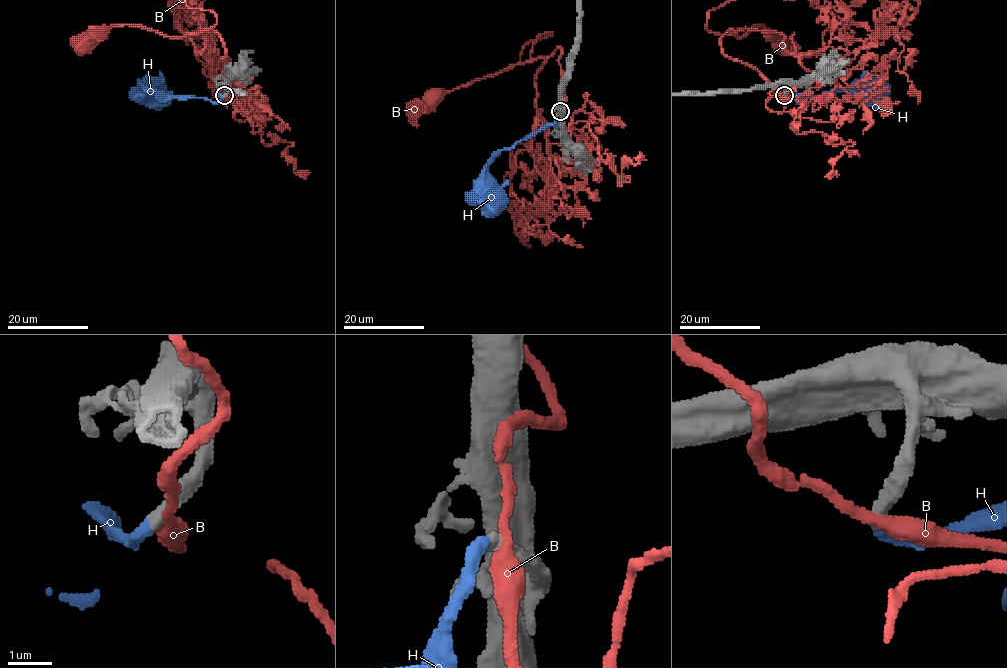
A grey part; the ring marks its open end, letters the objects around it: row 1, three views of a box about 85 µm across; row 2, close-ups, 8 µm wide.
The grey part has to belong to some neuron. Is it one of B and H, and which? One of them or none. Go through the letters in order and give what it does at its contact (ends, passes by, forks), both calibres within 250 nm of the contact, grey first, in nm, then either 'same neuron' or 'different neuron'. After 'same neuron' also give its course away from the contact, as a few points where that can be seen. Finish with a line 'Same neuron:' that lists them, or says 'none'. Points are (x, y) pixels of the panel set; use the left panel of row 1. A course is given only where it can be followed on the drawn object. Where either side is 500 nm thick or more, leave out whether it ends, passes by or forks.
B: it passes by | 360/360 nm | different neuron
H: it ends | 320/320 nm | same neuron | via (224, 96), (220, 95), (218, 102), (212, 102), (201, 97), (167, 97), (150, 88), (160, 97)
Same neuron: H

